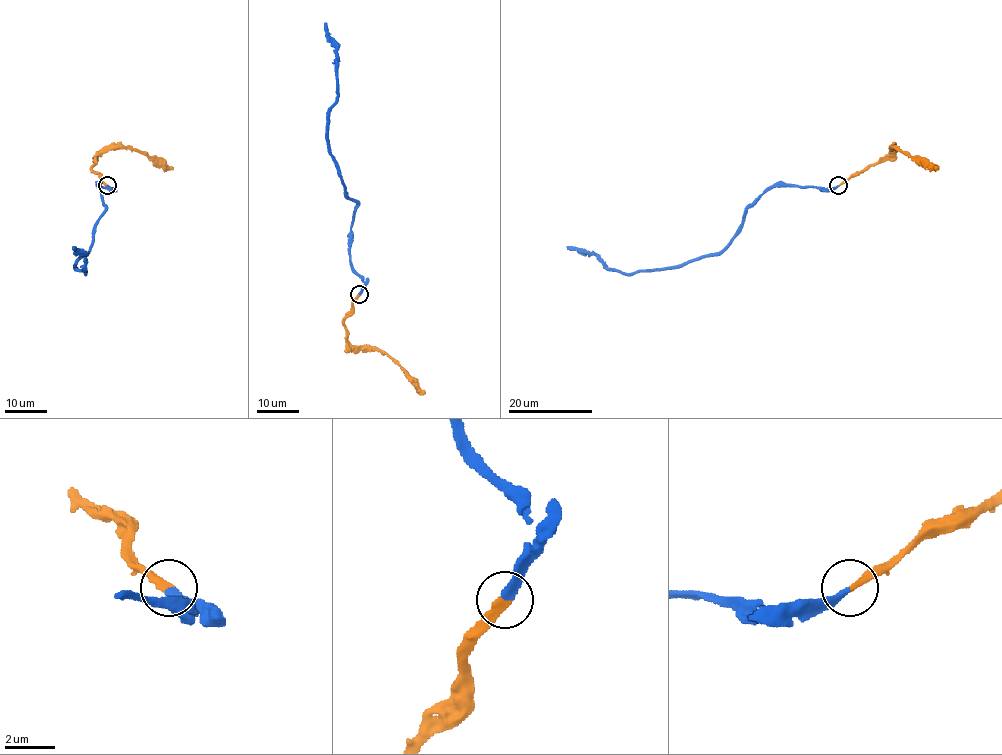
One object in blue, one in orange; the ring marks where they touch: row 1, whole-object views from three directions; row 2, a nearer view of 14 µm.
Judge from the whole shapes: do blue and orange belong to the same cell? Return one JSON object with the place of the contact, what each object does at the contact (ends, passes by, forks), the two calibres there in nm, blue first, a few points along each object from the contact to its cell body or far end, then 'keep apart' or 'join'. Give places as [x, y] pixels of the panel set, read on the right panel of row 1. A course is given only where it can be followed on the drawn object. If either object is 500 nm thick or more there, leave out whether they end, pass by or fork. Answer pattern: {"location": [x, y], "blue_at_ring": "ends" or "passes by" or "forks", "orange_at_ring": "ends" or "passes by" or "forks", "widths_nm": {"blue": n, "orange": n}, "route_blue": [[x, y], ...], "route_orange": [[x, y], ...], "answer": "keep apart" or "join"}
{"location": [838, 185], "blue_at_ring": "ends", "orange_at_ring": "ends", "widths_nm": {"blue": 340, "orange": 320}, "route_blue": [[839, 185], [770, 186], [746, 209], [739, 233], [724, 248], [680, 265], [621, 273], [594, 254], [567, 246]], "route_orange": [[839, 185], [873, 166], [893, 148], [911, 157], [923, 157], [939, 168]], "answer": "join"}

